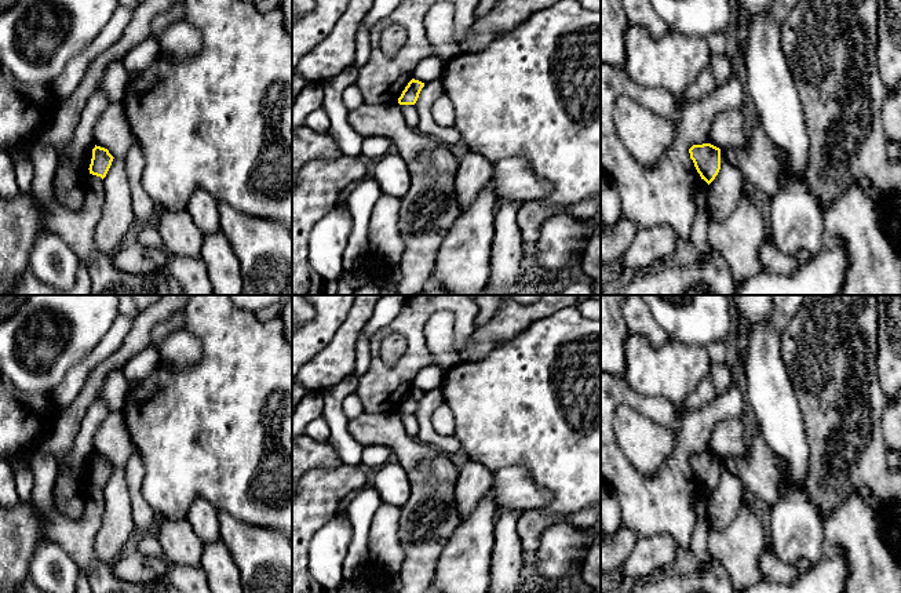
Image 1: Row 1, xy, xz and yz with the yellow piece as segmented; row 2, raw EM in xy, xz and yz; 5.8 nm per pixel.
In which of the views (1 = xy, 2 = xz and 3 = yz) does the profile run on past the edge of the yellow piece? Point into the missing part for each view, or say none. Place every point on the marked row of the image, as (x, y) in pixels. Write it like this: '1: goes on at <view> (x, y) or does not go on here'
1: does not go on here
2: does not go on here
3: does not go on here

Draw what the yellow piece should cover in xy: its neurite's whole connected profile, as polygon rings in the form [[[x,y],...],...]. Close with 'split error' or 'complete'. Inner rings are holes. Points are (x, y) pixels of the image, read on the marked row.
[[[95,145],[88,168],[90,174],[101,177],[103,179],[112,165],[113,159],[114,157],[109,153],[107,149]]]; complete

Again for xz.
[[[412,79],[405,90],[402,91],[401,97],[398,98],[400,105],[415,105],[424,83]]]; complete

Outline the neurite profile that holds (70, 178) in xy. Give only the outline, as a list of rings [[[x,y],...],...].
[[[102,91],[90,97],[69,145],[69,153],[74,160],[56,163],[54,194],[68,210],[83,208],[90,178],[90,170],[84,165],[83,159],[95,148],[94,127],[109,105],[110,101]]]

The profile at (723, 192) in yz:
[[[721,156],[721,170],[710,183],[707,197],[707,215],[714,219],[727,218],[737,205],[745,181],[738,168]]]

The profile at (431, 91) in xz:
[[[441,77],[424,84],[415,103],[419,113],[419,124],[416,130],[437,138],[442,145],[450,145],[462,141],[460,131],[455,125],[438,125],[431,114],[433,103],[444,94],[445,91]]]

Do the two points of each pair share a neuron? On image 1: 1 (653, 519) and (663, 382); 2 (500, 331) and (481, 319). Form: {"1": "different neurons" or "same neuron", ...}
{"1": "different neurons", "2": "different neurons"}

